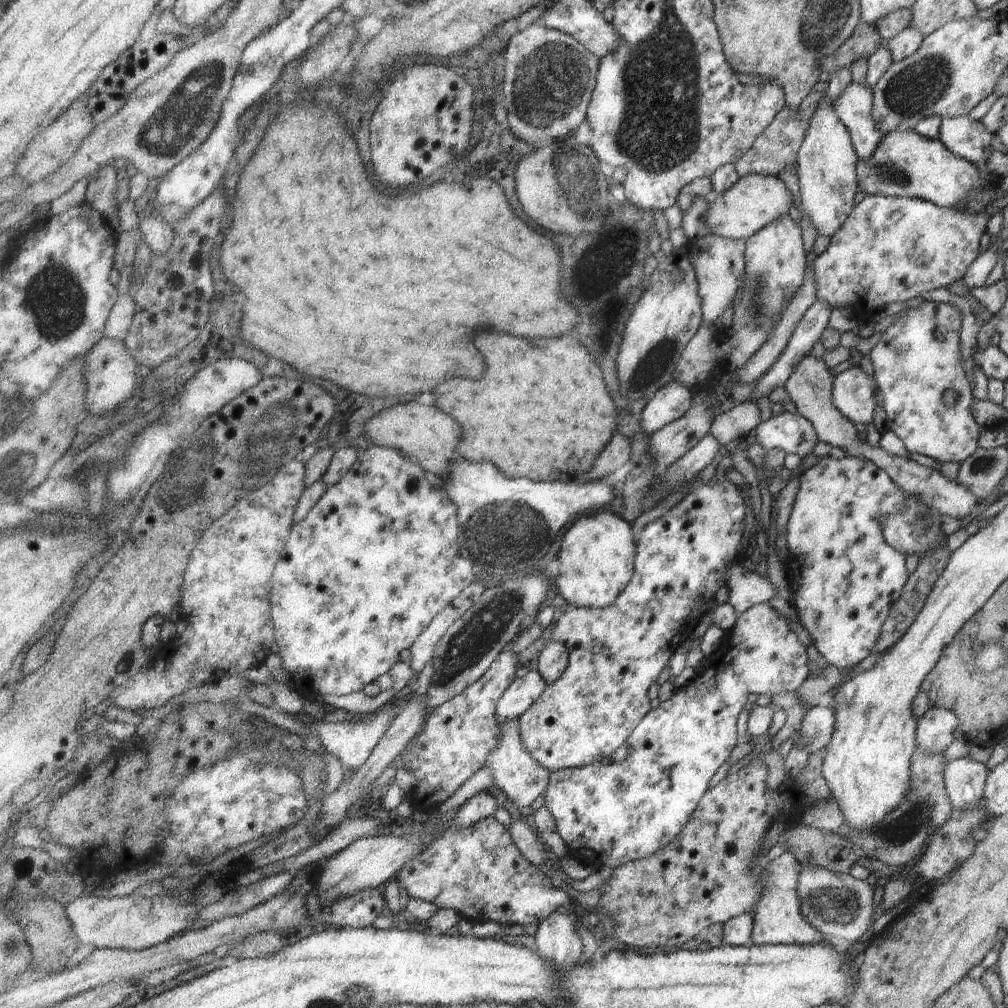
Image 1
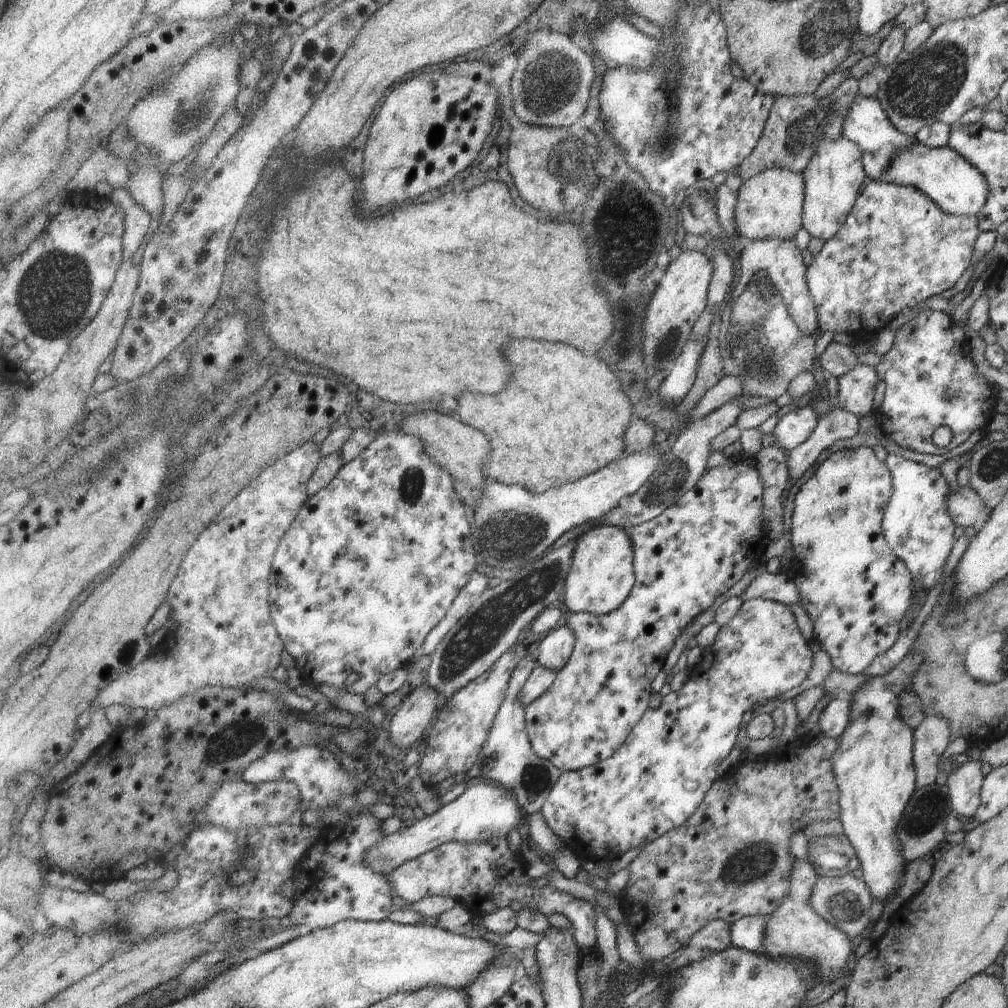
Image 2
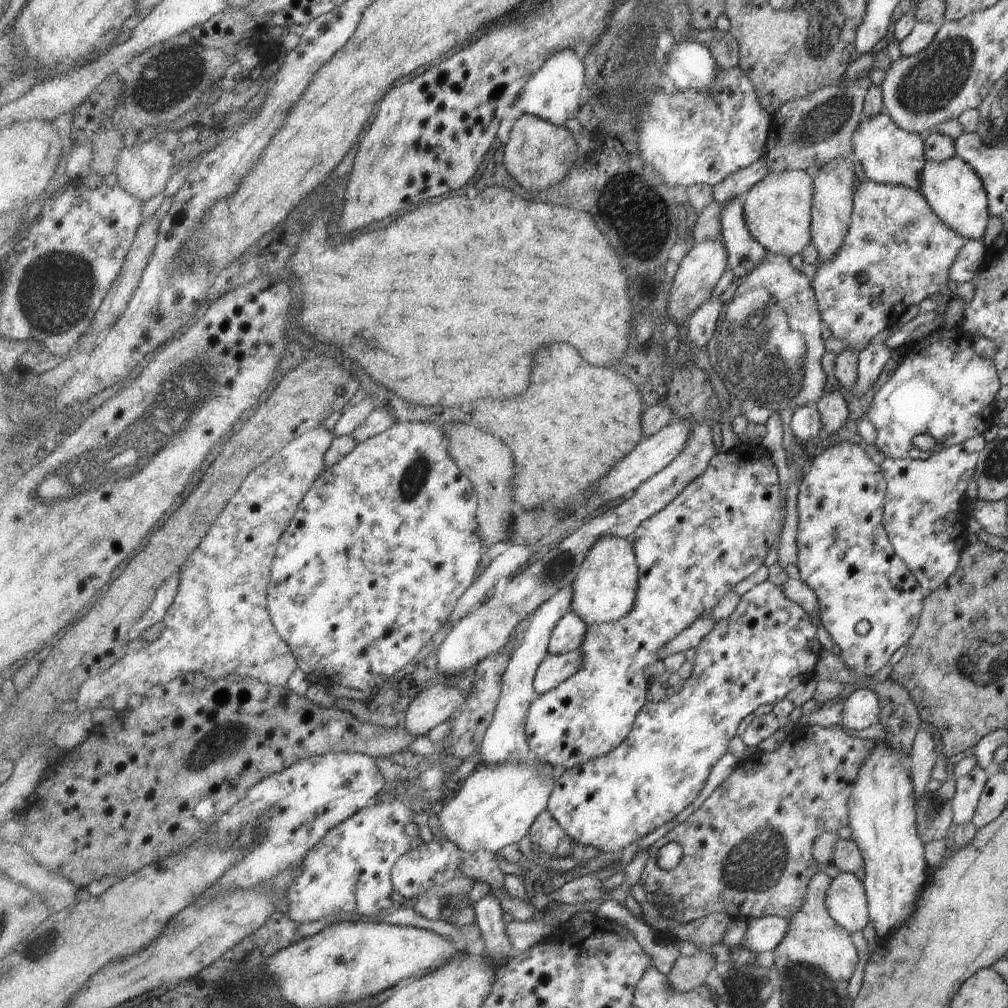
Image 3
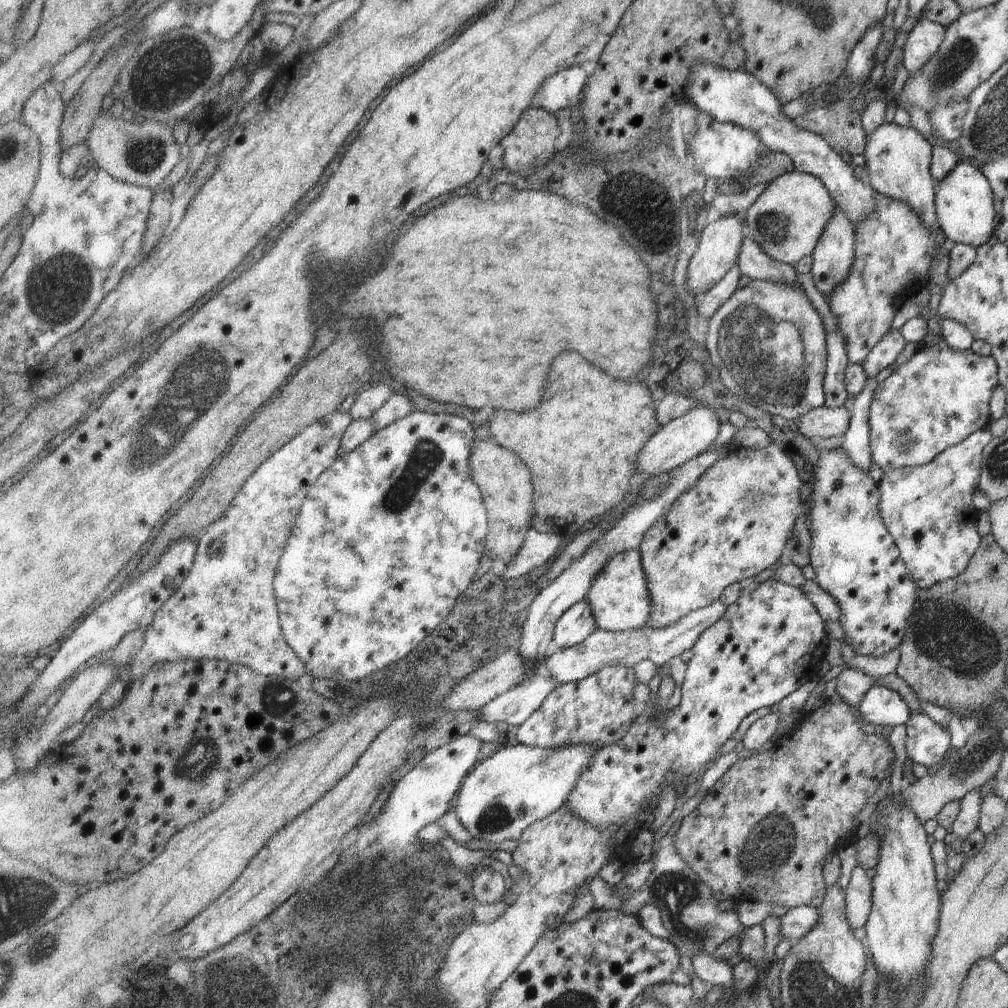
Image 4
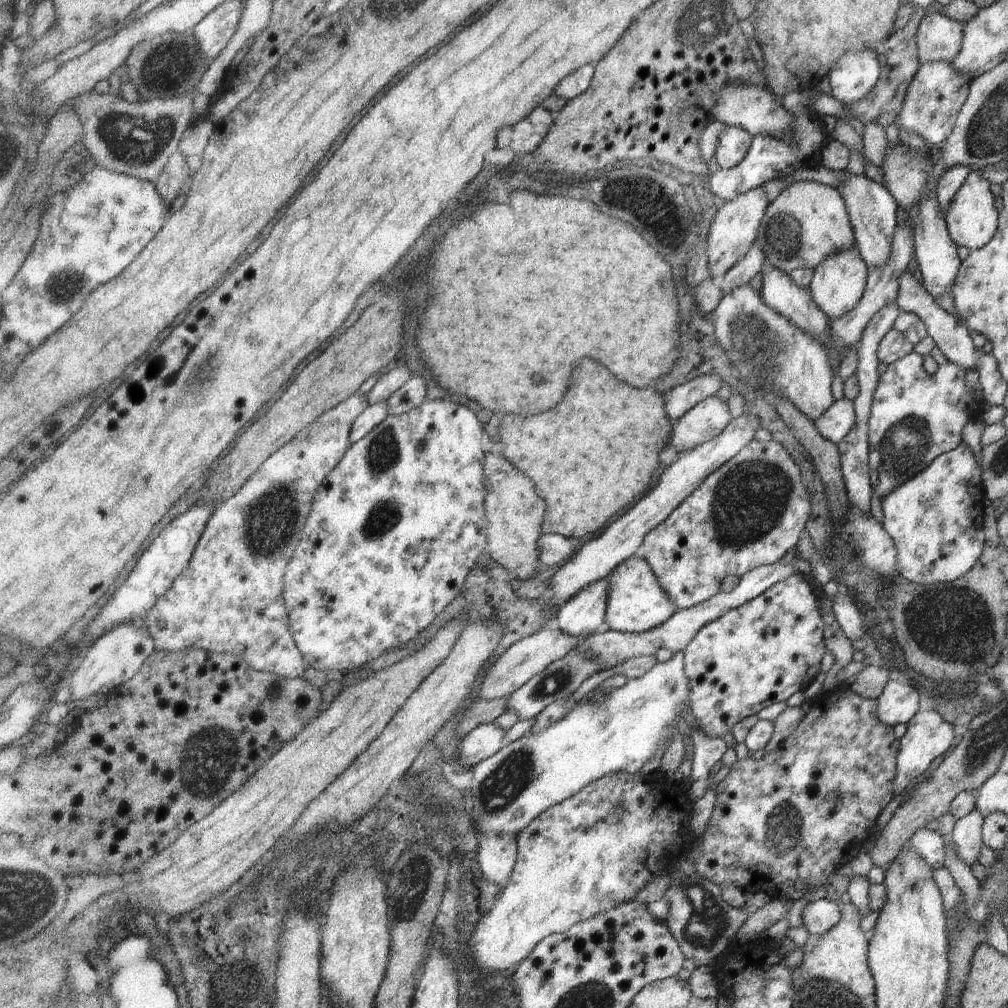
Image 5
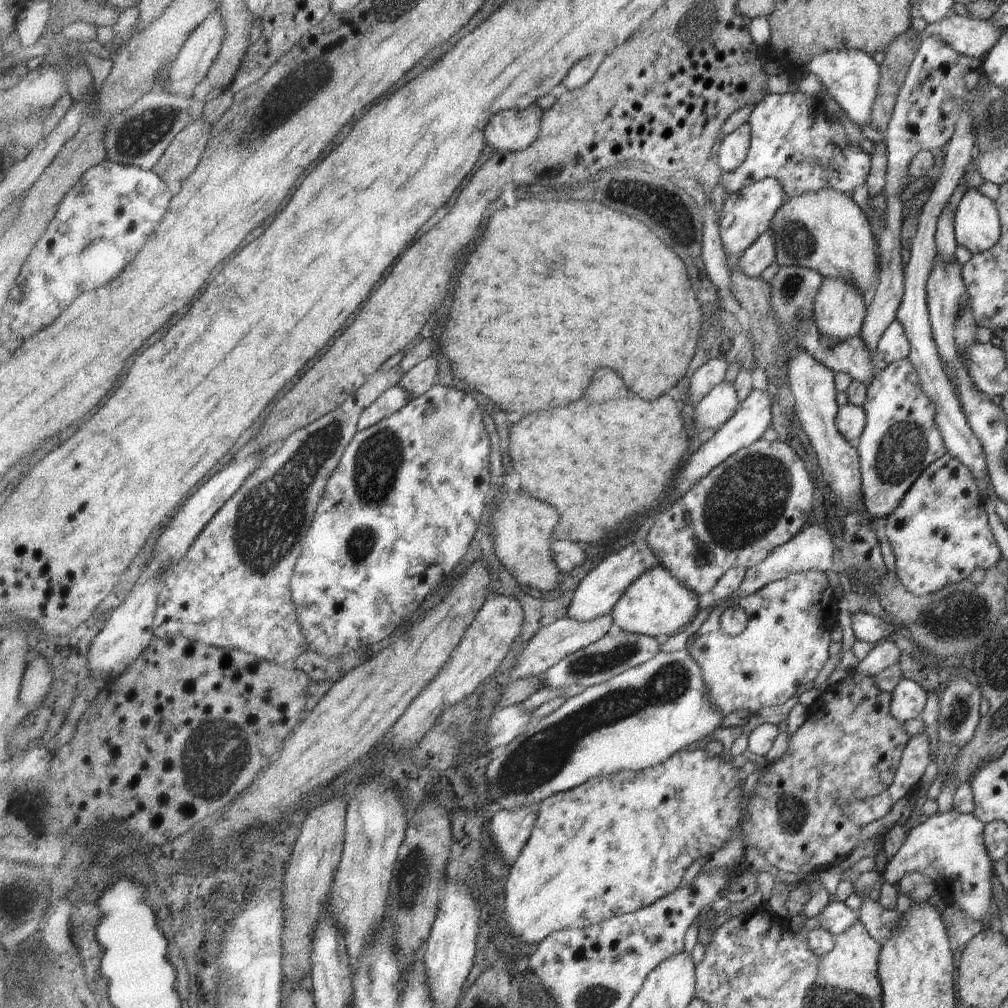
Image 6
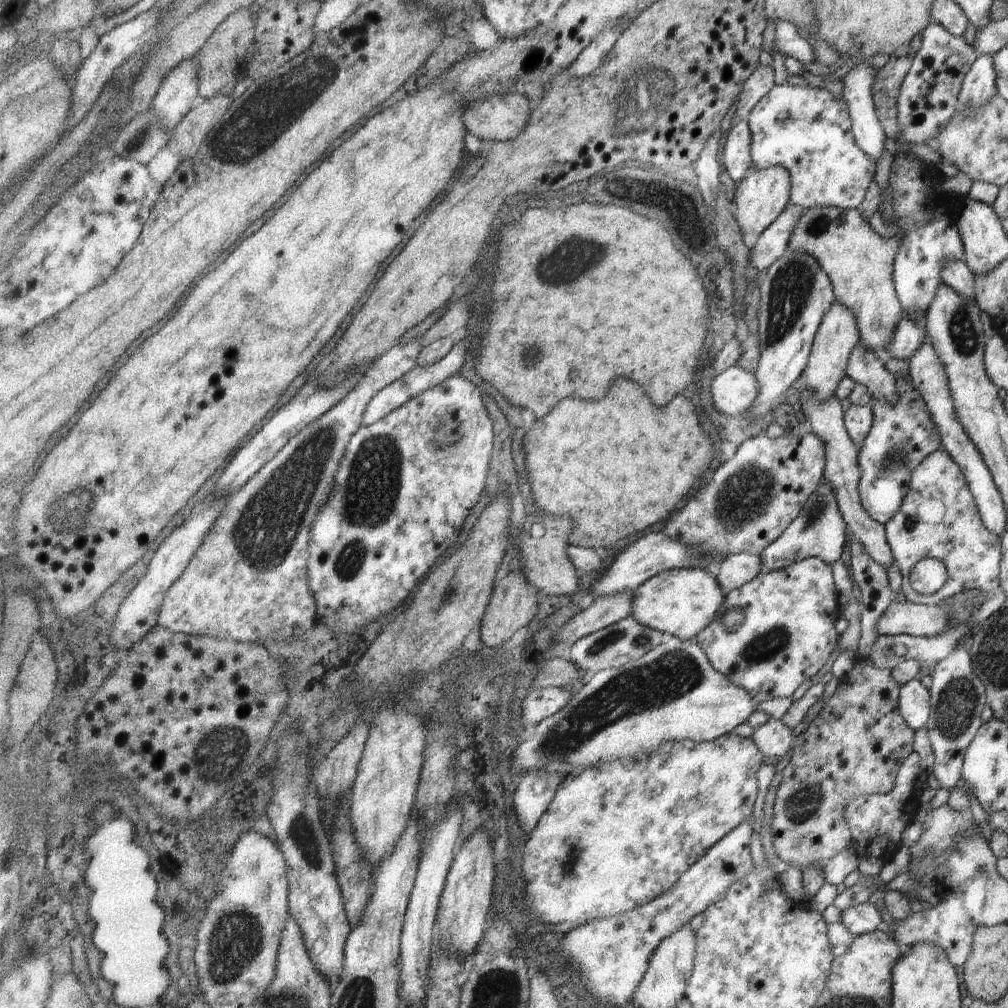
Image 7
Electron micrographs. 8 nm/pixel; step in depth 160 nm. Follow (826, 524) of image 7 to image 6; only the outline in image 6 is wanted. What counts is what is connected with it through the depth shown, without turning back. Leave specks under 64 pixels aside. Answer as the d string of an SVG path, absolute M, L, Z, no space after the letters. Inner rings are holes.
M809 524L805 528L801 528L800 532L797 532L796 536L793 536L792 540L788 543L778 547L776 551L769 556L768 560L763 560L759 566L755 566L748 570L748 574L745 578L745 582L737 592L734 594L734 598L751 596L755 594L757 590L761 590L771 584L789 576L789 574L808 572L813 570L821 570L821 572L837 571L840 572L840 566L835 558L836 548L832 540L832 532L825 528L825 524Z

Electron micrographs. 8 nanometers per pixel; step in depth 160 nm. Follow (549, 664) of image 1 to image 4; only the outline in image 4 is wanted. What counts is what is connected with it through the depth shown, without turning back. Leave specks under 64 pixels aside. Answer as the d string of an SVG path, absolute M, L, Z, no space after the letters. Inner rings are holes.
M585 598L567 610L557 622L554 632L554 649L567 649L584 643L598 630L596 617Z

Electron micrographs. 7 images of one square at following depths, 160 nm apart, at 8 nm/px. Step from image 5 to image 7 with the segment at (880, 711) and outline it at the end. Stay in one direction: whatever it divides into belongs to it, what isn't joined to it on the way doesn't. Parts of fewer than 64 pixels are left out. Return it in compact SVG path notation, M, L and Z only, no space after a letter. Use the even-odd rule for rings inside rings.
M918 678L908 680L898 688L897 708L901 718L914 731L925 726L929 714L929 693Z

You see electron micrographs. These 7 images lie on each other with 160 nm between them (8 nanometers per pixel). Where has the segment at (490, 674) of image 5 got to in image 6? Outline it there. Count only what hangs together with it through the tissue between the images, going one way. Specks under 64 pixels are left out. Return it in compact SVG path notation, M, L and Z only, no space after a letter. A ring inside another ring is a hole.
M605 614L605 616L599 616L599 618L589 620L589 622L579 622L575 618L566 617L553 622L549 626L545 626L543 630L525 645L525 649L519 654L519 660L517 660L515 668L510 670L508 674L499 677L501 683L510 682L511 680L524 680L525 678L540 676L548 672L567 656L607 636L609 628L613 626L613 623L612 614Z

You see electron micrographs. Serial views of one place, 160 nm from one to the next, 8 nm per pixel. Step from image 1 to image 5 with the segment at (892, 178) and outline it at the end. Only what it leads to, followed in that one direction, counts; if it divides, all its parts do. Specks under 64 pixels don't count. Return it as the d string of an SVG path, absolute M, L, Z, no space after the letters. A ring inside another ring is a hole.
M972 169L957 194L953 196L951 204L947 206L944 222L949 239L957 246L968 251L985 246L995 234L998 224L998 213L995 210L994 198L990 192L989 182L981 176L981 171Z

